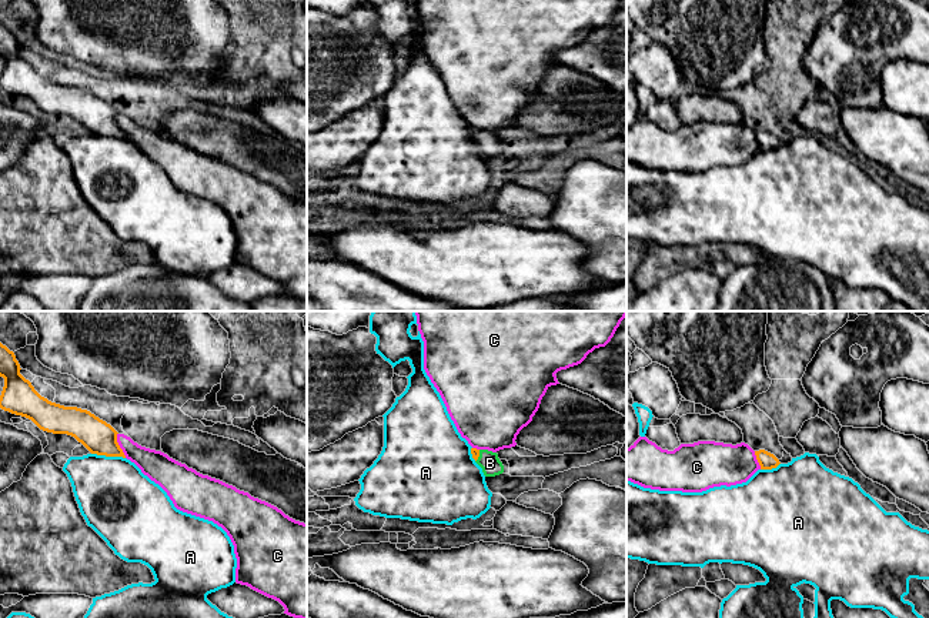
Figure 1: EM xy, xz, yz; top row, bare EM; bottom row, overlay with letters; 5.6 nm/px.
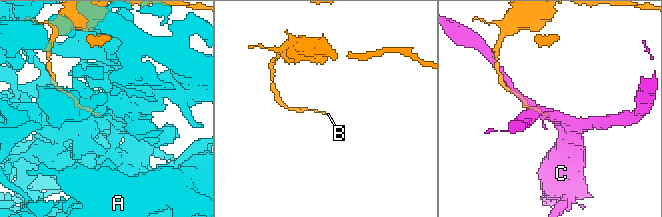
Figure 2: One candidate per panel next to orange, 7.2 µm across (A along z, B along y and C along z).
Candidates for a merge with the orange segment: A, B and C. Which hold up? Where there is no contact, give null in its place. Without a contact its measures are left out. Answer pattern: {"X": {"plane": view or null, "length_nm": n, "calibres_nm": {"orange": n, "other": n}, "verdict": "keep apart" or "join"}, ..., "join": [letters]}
{"A": {"plane": "xy", "length_nm": 190, "calibres_nm": {"orange": 190, "other": 420}, "verdict": "keep apart"}, "B": {"plane": "xz", "length_nm": 80, "calibres_nm": {"orange": 50, "other": 120}, "verdict": "join"}, "C": {"plane": "xy", "length_nm": 150, "calibres_nm": {"orange": 190, "other": 160}, "verdict": "keep apart"}, "join": ["B"]}

